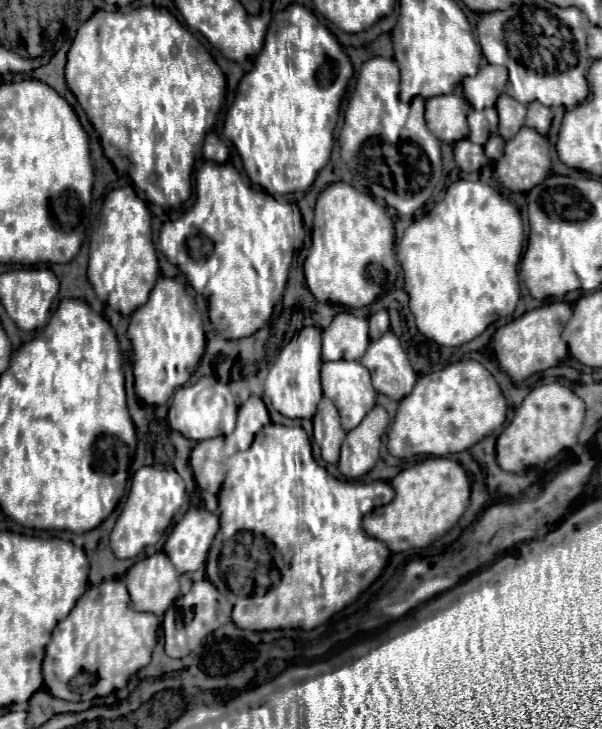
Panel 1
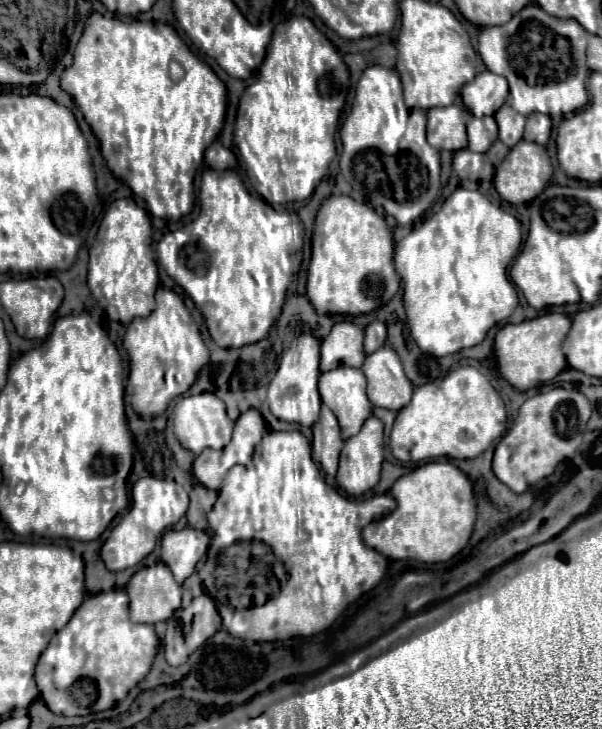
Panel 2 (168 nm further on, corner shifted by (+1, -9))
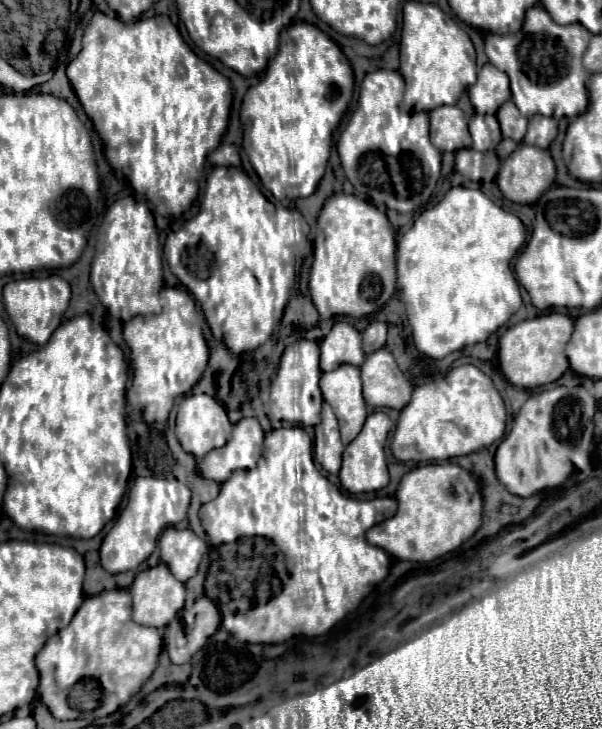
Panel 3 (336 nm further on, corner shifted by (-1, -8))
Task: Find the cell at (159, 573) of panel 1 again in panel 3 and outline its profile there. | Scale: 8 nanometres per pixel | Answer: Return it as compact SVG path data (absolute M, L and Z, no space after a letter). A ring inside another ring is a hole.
M163 562L155 568L141 570L135 576L129 592L133 596L133 620L143 626L153 626L153 628L167 626L185 604L185 586L179 580L175 580L175 576L169 572L169 568Z

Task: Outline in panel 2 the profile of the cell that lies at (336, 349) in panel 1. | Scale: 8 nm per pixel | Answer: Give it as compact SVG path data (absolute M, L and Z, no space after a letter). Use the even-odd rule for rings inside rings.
M337 323L321 343L321 371L331 371L341 365L361 367L363 353L363 329L353 323Z

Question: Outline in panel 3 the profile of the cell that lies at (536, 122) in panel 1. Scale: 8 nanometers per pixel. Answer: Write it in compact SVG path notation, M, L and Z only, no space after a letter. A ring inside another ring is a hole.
M533 116L529 120L529 130L525 134L525 144L533 144L539 148L549 148L553 138L557 136L557 120L547 116Z

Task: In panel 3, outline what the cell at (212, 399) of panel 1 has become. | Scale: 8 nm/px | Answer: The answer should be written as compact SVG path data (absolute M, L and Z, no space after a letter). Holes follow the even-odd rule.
M187 394L179 402L175 436L181 442L183 450L193 454L197 460L201 460L209 450L225 446L227 440L231 438L232 430L233 424L229 422L225 408L213 396L193 396L193 394Z

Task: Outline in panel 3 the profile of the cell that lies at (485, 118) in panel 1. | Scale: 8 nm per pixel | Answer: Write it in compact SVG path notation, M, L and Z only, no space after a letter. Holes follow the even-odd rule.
M475 115L469 120L469 132L473 138L473 150L494 150L502 139L496 115Z

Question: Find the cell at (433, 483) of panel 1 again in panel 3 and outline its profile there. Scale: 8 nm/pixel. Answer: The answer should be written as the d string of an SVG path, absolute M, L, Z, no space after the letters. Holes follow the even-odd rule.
M425 464L407 472L397 488L399 510L393 518L373 526L367 532L367 540L373 546L383 548L397 560L429 562L447 552L457 550L467 542L481 526L481 502L471 500L477 492L477 482L459 464Z

